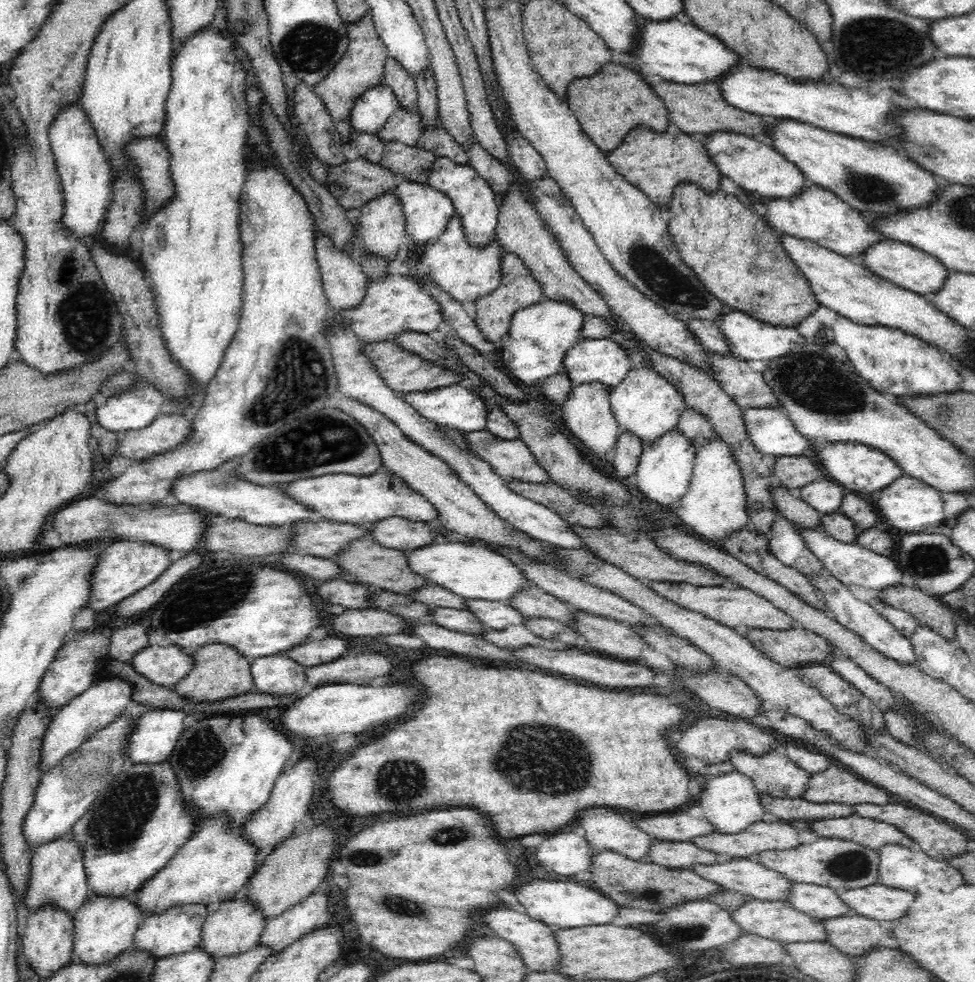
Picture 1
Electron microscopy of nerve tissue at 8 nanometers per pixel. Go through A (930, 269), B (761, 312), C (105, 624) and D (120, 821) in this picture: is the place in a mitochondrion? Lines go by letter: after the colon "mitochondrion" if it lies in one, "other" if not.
A: other
B: other
C: other
D: mitochondrion

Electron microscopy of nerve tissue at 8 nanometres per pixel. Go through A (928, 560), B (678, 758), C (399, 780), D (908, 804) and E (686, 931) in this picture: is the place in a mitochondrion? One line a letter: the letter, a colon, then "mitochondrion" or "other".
A: mitochondrion
B: other
C: mitochondrion
D: other
E: mitochondrion

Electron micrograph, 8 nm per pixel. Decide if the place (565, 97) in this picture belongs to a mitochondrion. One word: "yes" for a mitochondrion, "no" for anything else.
no

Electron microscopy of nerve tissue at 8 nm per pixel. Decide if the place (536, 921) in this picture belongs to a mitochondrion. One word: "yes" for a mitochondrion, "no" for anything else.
no

